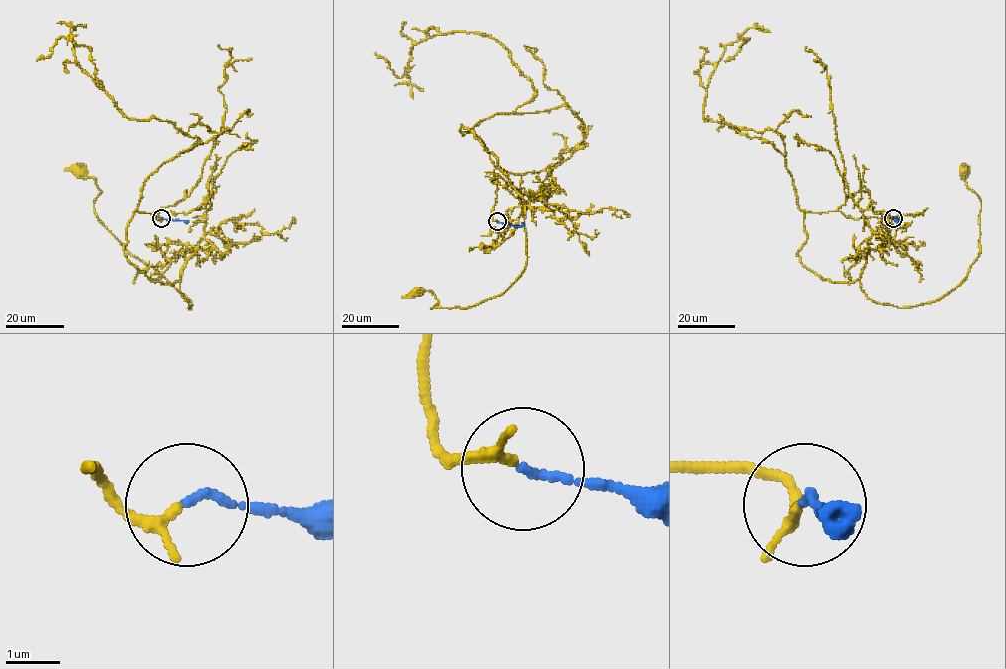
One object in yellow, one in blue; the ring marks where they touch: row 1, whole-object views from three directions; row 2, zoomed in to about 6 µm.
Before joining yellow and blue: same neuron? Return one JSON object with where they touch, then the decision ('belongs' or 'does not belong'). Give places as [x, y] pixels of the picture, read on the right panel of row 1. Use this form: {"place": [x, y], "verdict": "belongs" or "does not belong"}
{"place": [893, 218], "verdict": "belongs"}

